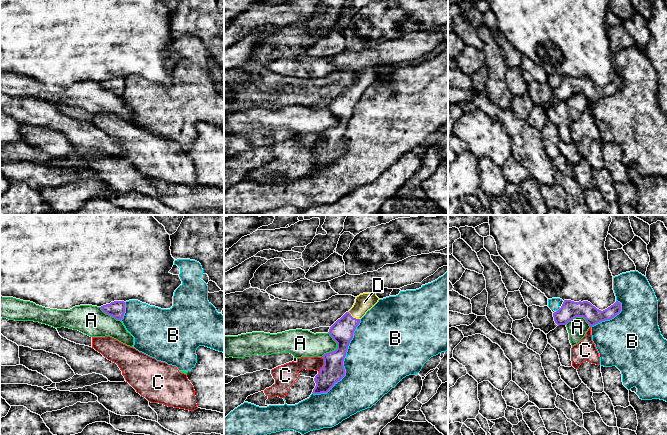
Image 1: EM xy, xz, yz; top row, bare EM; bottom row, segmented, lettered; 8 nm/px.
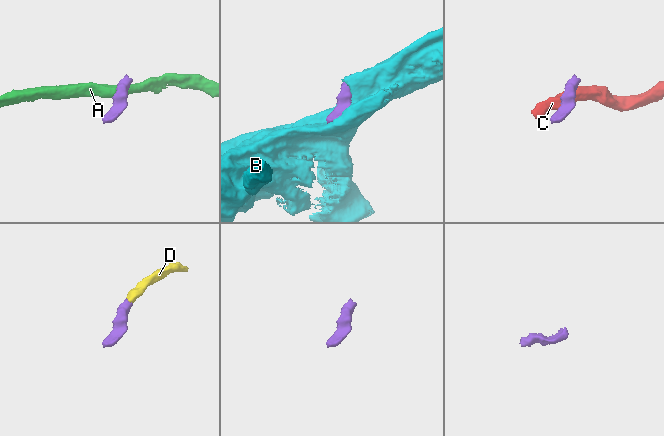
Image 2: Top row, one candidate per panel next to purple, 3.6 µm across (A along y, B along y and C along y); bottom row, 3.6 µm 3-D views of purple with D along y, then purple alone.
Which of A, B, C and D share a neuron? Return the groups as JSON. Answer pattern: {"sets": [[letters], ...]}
{"sets": [["A"], ["B"], ["C"], ["D"]]}

